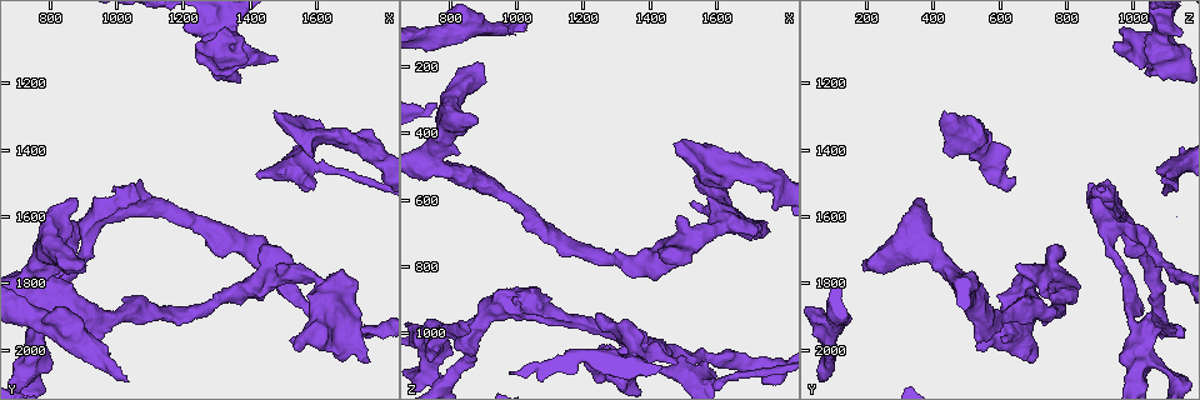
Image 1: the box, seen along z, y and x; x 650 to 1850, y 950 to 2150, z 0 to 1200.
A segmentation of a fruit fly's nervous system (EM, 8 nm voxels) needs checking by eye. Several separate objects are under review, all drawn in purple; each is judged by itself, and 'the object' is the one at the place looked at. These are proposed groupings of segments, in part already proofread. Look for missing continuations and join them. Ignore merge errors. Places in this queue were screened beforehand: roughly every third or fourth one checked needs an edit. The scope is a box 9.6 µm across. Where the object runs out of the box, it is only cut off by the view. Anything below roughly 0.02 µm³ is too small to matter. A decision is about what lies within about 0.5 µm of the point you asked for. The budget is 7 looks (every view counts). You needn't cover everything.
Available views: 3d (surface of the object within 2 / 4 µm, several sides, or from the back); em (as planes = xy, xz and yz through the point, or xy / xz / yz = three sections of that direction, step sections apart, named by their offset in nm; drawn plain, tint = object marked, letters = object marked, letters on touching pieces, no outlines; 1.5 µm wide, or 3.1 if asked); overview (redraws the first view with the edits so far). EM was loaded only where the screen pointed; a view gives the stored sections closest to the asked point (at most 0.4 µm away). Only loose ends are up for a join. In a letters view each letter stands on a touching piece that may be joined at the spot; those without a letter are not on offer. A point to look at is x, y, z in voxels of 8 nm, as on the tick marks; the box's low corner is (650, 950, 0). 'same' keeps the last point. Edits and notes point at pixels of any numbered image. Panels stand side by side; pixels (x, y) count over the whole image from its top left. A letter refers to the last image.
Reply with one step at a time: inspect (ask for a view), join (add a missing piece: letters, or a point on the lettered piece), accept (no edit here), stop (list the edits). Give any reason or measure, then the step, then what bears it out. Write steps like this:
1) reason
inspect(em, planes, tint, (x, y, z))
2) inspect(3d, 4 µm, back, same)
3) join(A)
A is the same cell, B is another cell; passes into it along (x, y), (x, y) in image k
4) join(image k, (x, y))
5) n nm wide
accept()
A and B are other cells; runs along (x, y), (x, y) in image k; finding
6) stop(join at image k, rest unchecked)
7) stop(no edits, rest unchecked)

inspect(3d, 2 µm, back, (1530, 1960, 600))

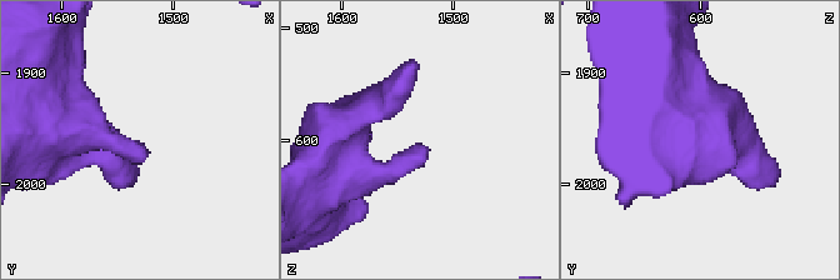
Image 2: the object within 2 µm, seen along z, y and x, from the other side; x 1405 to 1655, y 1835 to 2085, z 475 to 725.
inspect(em, xz, step 8, tint, (1528, 1962, 602))

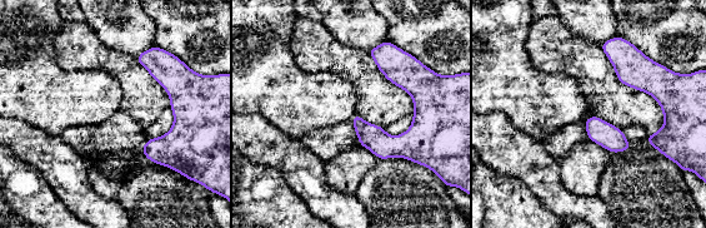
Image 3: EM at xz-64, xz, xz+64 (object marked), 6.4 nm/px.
cut it another way
inspect(em, planes, letters, same)

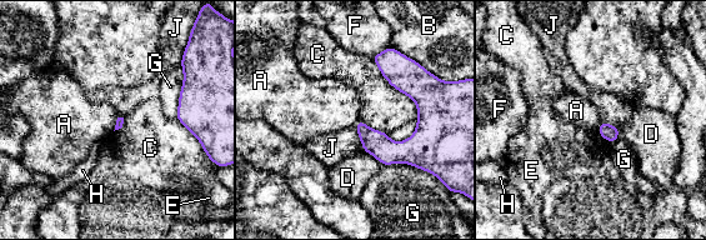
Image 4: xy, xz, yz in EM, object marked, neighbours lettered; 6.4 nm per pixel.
accept()
A, B, C, D, E, F, G, H and J are other cells; no lettered piece goes on from it

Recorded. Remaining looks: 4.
branch stops here
inspect(em, planes, letters, (1430, 1470, 1100))

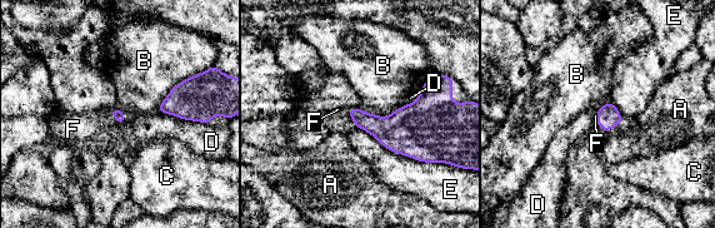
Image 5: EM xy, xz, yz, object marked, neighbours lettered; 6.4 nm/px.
join(F)
F is the same cell, A, B, C, D and E are other cells; passes into it along (118, 114), (118, 122), (80, 125) in image 5; the neuron continues

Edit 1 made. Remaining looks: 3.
an open end
inspect(3d, 4 µm, (1490, 1120, 1090))

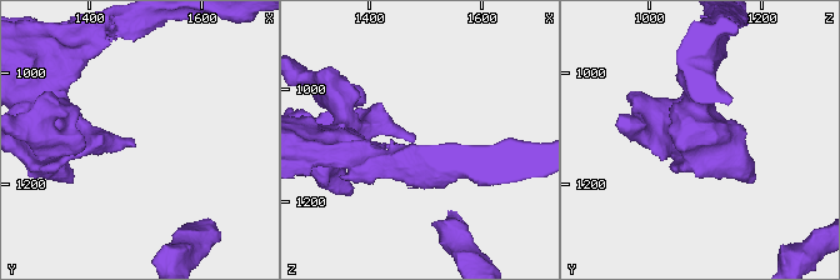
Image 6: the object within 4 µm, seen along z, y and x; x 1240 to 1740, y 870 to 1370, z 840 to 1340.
shape alone is not enough
inspect(em, planes, letters, (1480, 1125, 1085))

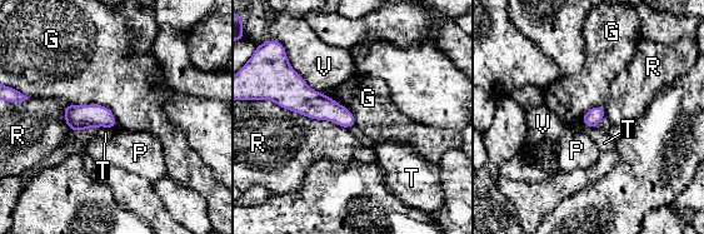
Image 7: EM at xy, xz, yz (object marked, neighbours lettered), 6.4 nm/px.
accept()
G, P, R, T and V are other cells; border along (69, 101), (103, 104), (118, 125) in image 7; none of them fits

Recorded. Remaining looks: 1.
stop(join at image 5, rest unchecked)

